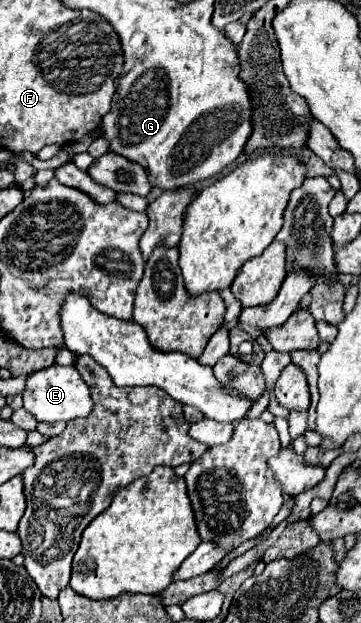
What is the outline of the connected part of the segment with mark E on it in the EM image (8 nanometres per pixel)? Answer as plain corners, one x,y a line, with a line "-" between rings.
52,365
48,369
30,373
22,397
24,397
24,409
32,413
38,421
48,421
48,423
70,421
74,417
86,417
92,411
90,391
74,367

